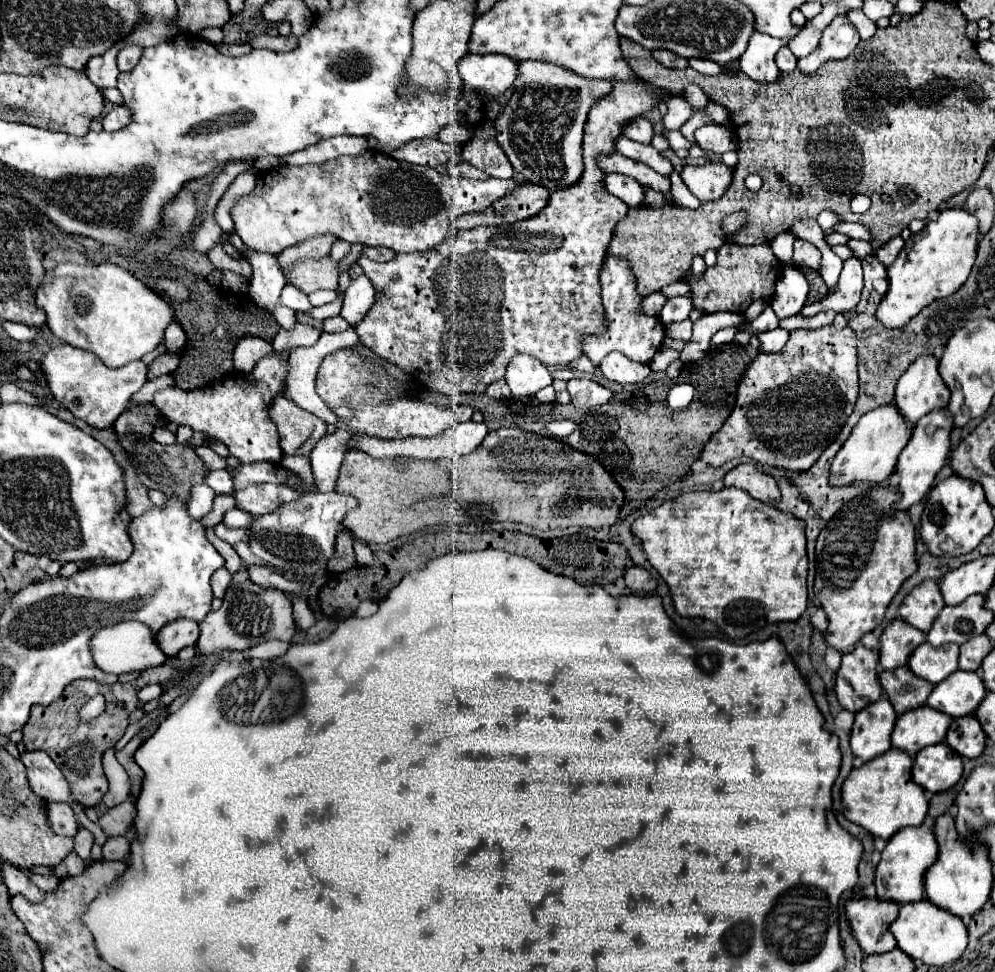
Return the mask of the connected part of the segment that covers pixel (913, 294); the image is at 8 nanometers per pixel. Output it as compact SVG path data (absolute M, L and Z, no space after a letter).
M946 208L936 222L928 222L918 234L912 234L900 250L896 262L888 268L890 288L878 306L878 320L888 328L902 328L926 304L954 294L970 276L978 248L978 218L964 208Z

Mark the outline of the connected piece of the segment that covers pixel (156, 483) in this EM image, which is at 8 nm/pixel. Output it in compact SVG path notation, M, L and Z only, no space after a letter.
M124 434L118 436L120 446L126 450L140 482L146 488L156 488L168 496L178 496L182 500L190 498L190 488L198 482L204 482L206 476L206 468L202 464L202 460L196 456L194 448L190 446L182 446L182 444L158 444L152 436L144 436L144 434Z

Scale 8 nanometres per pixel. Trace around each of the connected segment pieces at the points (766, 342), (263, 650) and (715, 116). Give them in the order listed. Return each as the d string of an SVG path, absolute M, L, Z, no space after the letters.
M776 328L776 330L762 332L758 338L760 338L760 342L762 342L760 352L778 352L778 350L786 344L786 340L788 340L788 332Z
M266 640L254 648L248 650L250 658L258 658L258 660L272 660L278 658L282 654L286 654L286 650L290 648L290 642L282 642L282 640Z
M708 102L708 104L706 104L704 114L706 114L712 122L716 122L716 124L724 124L724 122L728 120L728 112L726 112L726 108L722 108L722 106L714 104L714 102Z

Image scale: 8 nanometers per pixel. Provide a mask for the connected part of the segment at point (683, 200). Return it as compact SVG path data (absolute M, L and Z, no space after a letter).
M672 172L672 174L670 174L670 180L672 180L672 190L670 190L672 198L676 198L676 202L678 202L678 204L682 204L684 208L690 208L690 210L700 210L702 202L700 202L698 198L694 198L686 186L682 186L680 176L678 176L676 172Z

